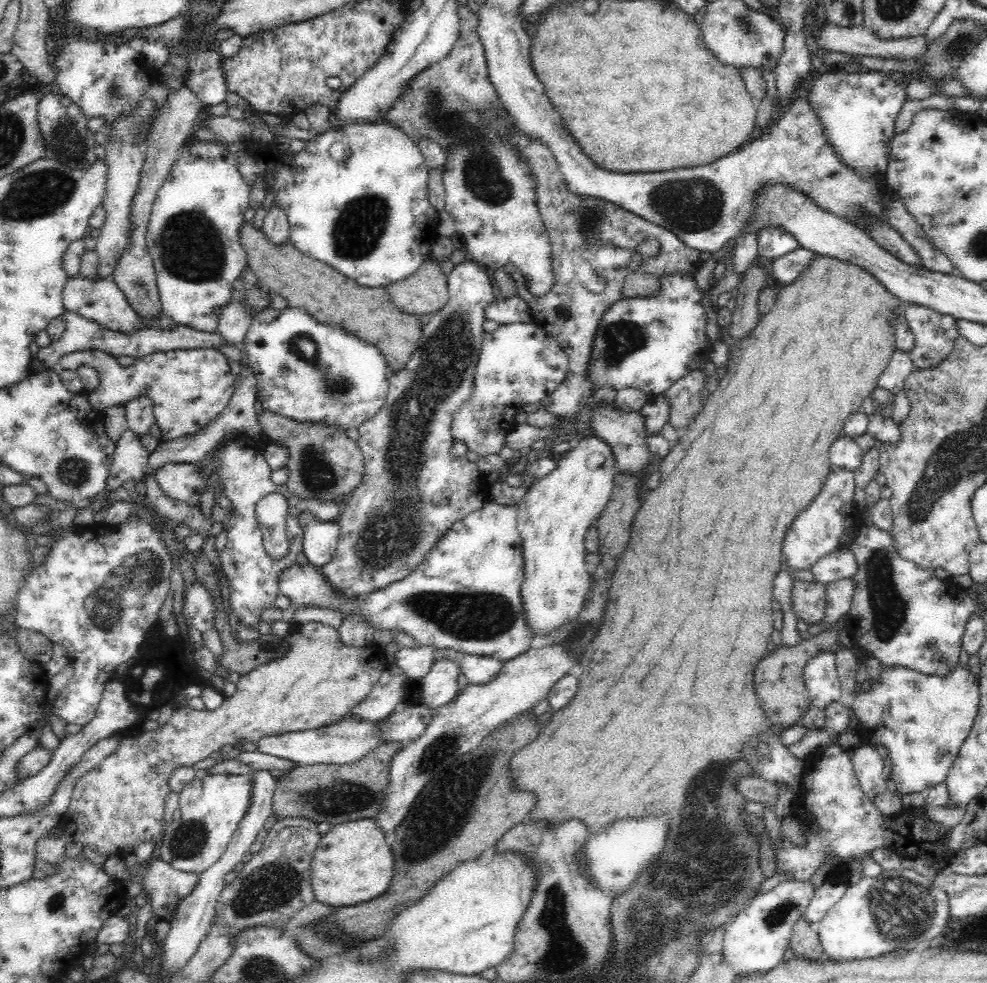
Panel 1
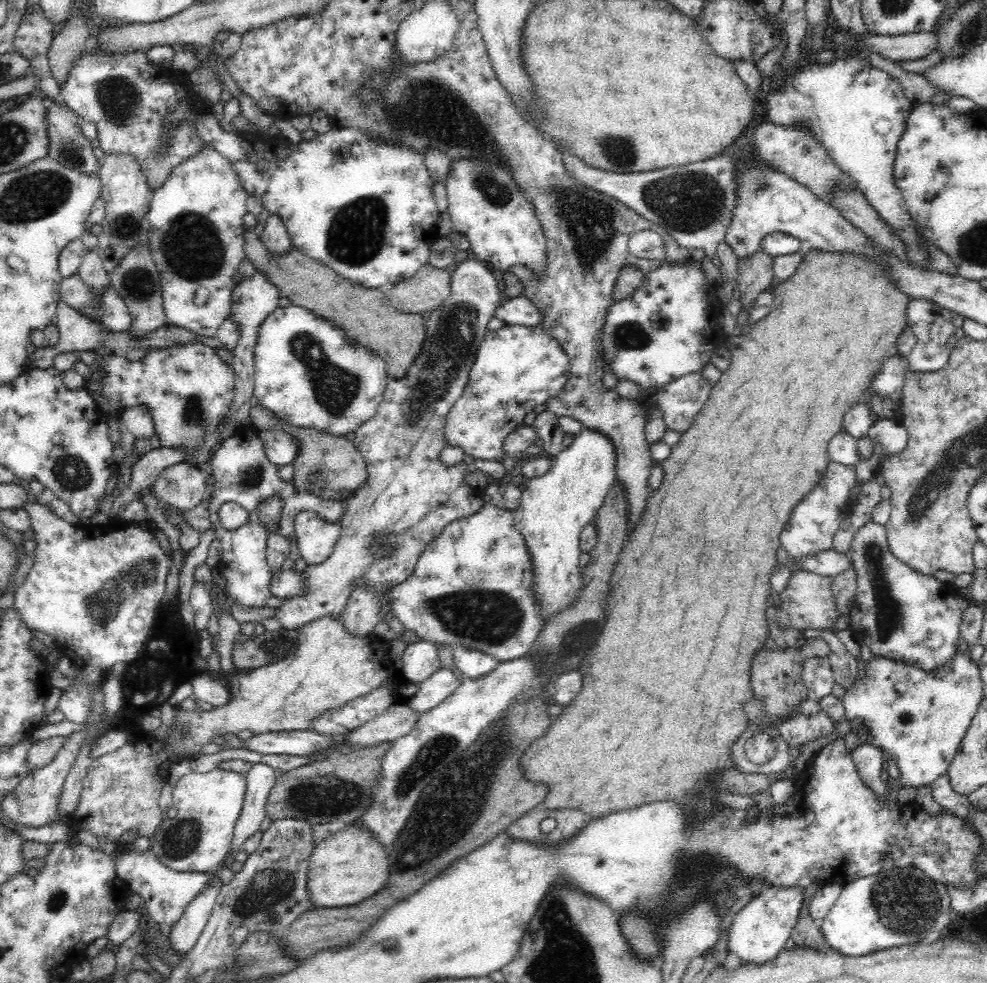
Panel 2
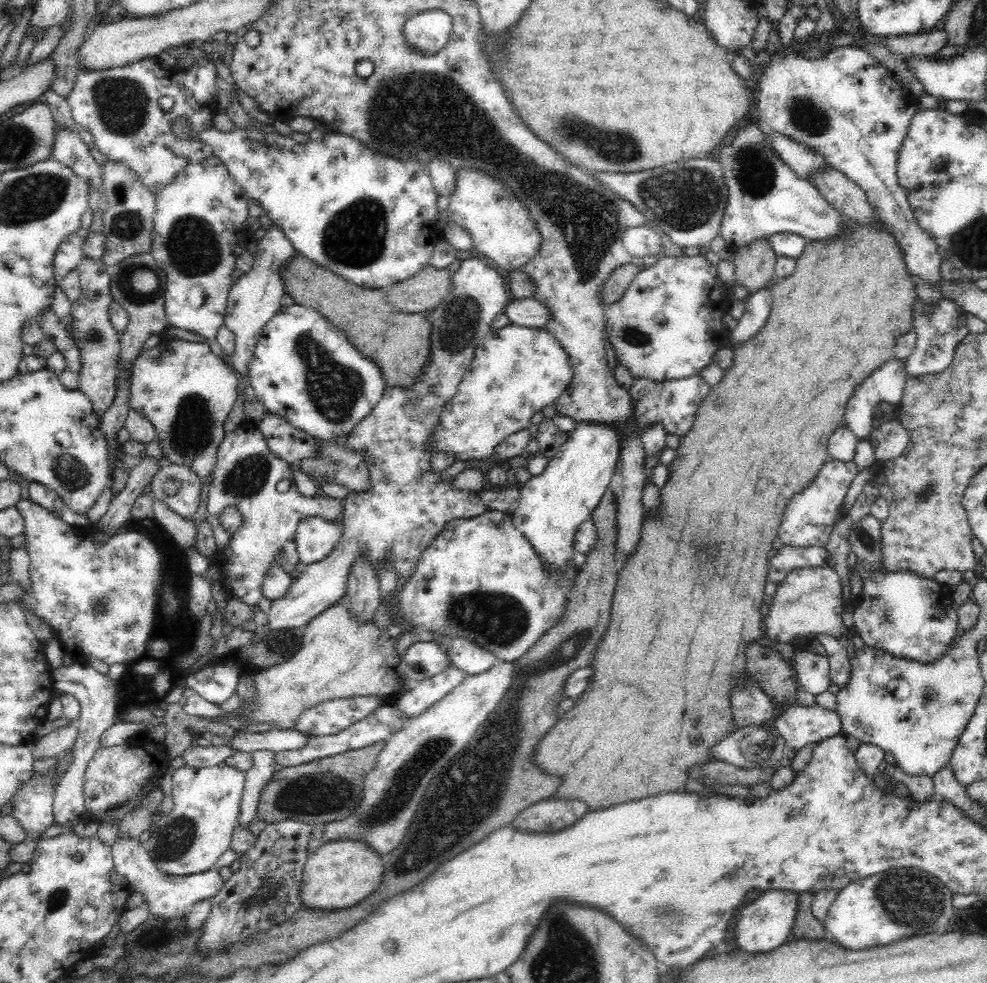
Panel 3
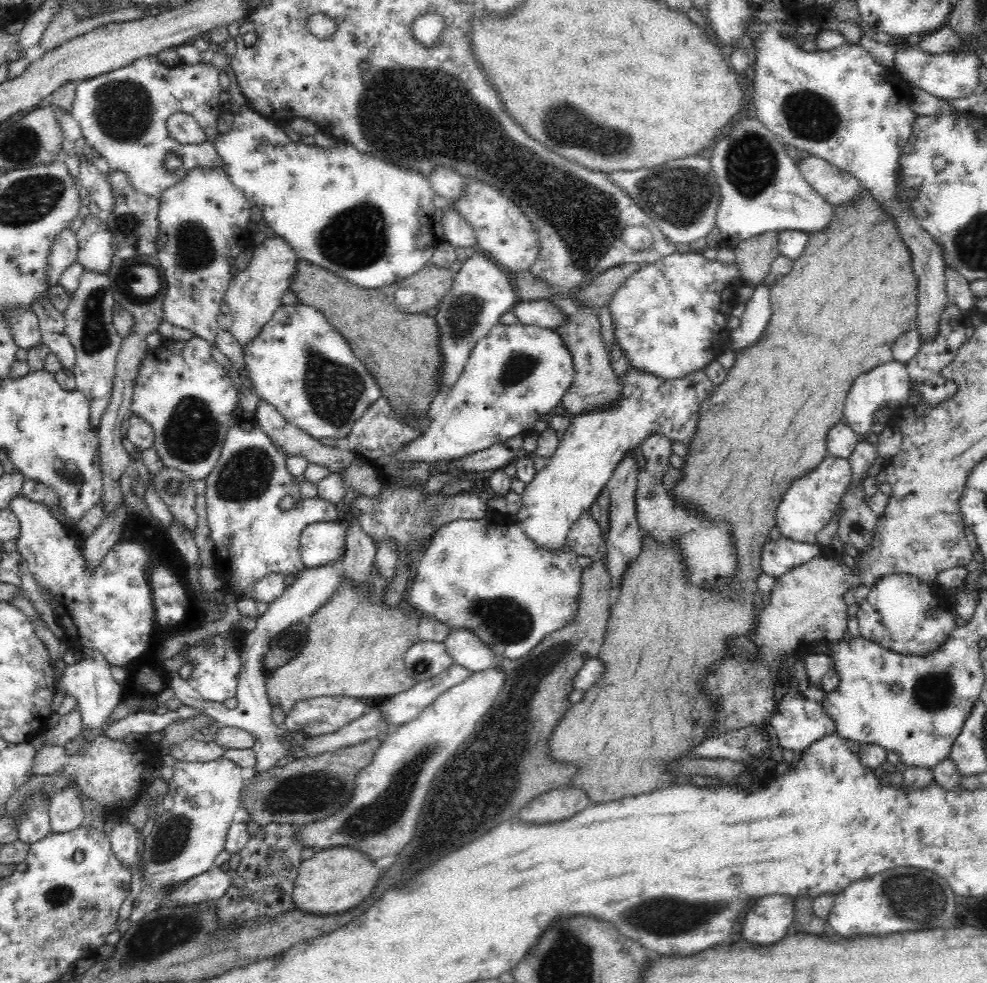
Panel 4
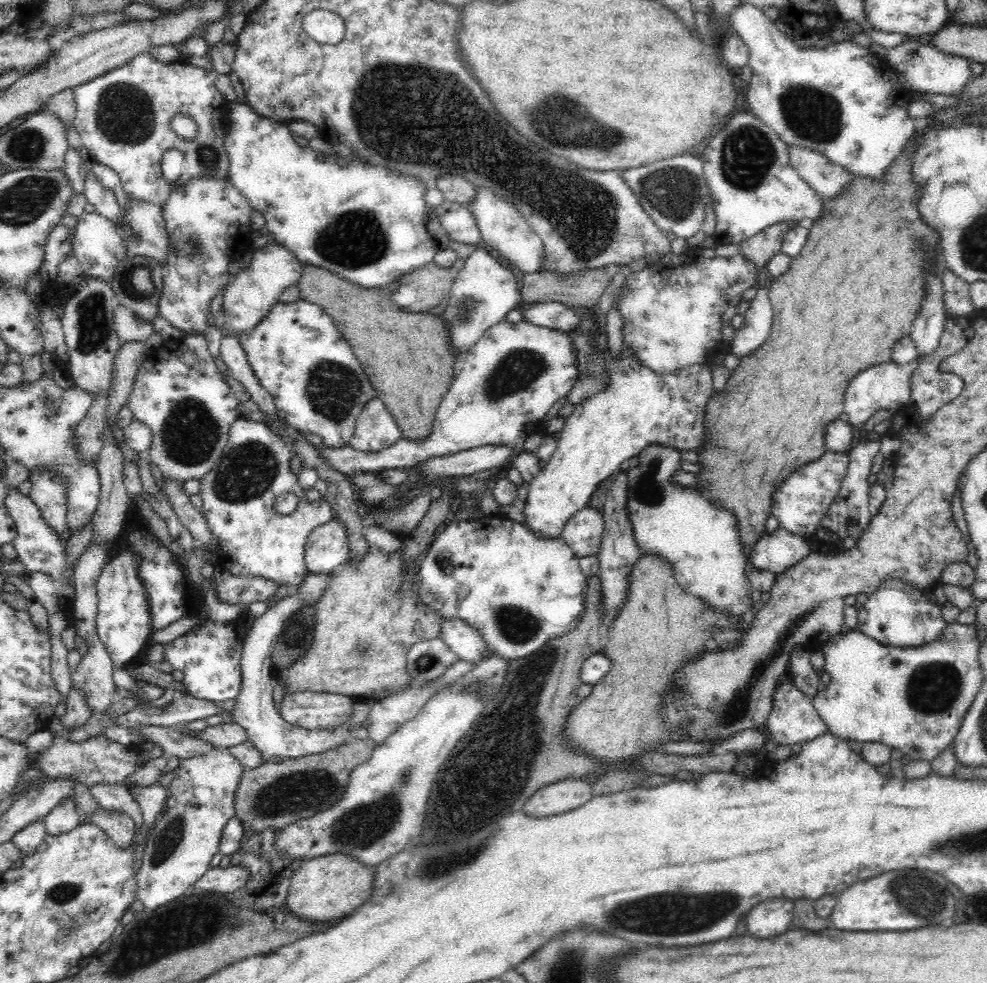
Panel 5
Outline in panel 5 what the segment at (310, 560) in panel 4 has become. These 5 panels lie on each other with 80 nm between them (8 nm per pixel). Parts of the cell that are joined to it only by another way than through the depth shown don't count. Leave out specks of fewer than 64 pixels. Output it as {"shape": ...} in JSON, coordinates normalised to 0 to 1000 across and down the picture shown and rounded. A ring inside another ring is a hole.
{"shape":[[[343,529],[316,537],[308,549],[308,572],[313,582],[334,584],[353,569],[352,539]]]}

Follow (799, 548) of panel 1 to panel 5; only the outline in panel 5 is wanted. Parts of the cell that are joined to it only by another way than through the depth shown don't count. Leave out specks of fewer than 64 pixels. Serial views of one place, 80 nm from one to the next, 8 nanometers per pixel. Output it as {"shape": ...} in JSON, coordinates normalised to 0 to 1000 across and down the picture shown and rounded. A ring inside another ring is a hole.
{"shape":[[[837,459],[829,468],[816,472],[811,478],[798,483],[785,498],[781,521],[789,535],[819,550],[824,549],[831,537],[833,528],[849,505],[852,492],[858,483],[860,464],[855,461]]]}

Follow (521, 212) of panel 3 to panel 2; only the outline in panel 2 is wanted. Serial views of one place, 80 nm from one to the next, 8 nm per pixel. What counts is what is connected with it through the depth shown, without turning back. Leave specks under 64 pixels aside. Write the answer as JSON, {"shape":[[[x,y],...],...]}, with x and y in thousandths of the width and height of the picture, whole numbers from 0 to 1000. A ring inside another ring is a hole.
{"shape":[[[466,161],[458,163],[450,189],[459,232],[475,245],[475,253],[482,258],[480,262],[496,275],[511,276],[517,271],[531,270],[545,286],[550,286],[554,274],[554,243],[542,212],[515,173],[503,169],[503,165]]]}

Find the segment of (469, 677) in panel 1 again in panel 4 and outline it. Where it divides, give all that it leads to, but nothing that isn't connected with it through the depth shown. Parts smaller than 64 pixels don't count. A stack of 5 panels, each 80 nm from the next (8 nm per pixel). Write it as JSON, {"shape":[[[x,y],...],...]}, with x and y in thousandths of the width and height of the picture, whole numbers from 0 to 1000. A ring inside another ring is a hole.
{"shape":[[[472,640],[455,641],[449,655],[459,673],[470,679],[475,685],[488,684],[504,673],[498,661]]]}

